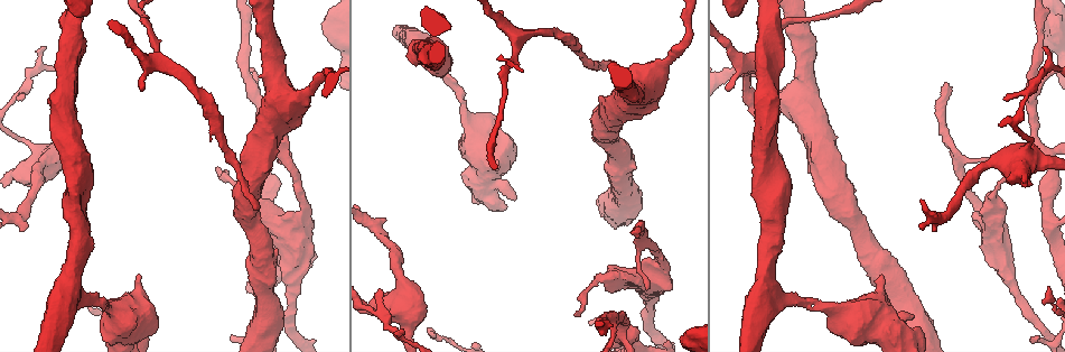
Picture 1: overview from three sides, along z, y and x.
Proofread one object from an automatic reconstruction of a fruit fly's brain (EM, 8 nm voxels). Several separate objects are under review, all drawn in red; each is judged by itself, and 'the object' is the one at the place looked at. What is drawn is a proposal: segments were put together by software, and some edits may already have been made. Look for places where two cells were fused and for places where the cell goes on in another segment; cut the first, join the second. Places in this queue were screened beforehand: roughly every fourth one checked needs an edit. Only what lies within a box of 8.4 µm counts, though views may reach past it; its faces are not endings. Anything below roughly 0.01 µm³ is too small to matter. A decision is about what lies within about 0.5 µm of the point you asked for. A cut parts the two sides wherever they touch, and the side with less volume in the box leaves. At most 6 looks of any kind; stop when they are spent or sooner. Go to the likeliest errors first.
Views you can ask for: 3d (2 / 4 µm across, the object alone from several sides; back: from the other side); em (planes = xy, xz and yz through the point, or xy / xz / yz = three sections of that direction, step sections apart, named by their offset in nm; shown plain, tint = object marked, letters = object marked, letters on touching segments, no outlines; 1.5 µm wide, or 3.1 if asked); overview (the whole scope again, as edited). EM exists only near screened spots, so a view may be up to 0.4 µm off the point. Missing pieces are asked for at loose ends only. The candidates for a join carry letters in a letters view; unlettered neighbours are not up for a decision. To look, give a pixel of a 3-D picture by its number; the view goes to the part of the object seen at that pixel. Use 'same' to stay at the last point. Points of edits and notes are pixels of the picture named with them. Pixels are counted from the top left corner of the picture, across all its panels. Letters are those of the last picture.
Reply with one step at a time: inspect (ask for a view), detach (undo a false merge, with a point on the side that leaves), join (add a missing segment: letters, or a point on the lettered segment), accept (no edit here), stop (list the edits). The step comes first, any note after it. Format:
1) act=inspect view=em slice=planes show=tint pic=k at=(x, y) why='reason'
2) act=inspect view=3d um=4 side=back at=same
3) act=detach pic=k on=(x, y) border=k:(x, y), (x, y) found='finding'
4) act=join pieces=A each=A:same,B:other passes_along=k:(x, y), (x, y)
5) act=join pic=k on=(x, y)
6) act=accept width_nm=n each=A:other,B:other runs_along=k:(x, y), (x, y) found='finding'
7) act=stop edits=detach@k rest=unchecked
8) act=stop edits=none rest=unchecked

act=inspect view=3d um=2 pic=1 at=(913, 318) why='branch stops here'

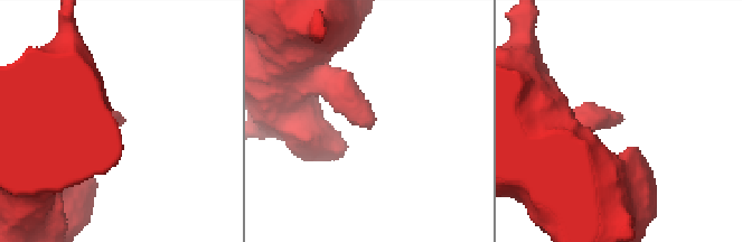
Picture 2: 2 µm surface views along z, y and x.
act=inspect view=em slice=planes show=letters pic=2 at=(120, 121) why='now the EM'

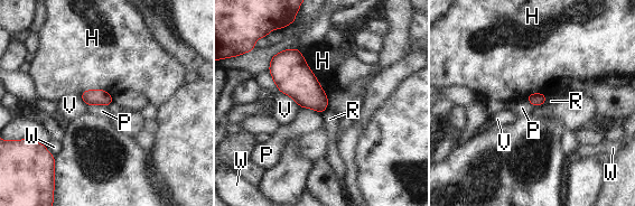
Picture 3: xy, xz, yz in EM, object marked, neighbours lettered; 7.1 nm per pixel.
act=accept each=H:other,P:other,R:other,V:other,W:other border=3:(548, 97), (535, 106) found='no lettered segment goes on from it'

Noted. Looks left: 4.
act=inspect view=3d um=2 pic=1 at=(290, 151) why='tapers out'

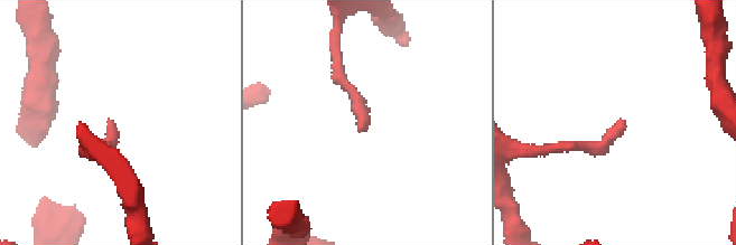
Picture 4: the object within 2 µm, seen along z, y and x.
act=inspect view=em slice=planes show=letters pic=4 at=(361, 128)

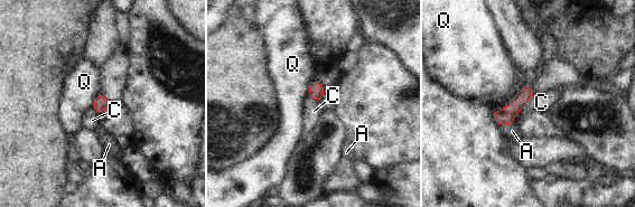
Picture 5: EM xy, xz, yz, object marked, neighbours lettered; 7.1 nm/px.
act=join pieces=A width_nm=100 each=A:same,C:other,Q:other passes_along=5:(519, 101), (506, 123), (512, 131) found='it goes on there'

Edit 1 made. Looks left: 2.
act=inspect view=em slice=planes show=tint pic=1 at=(373, 311)

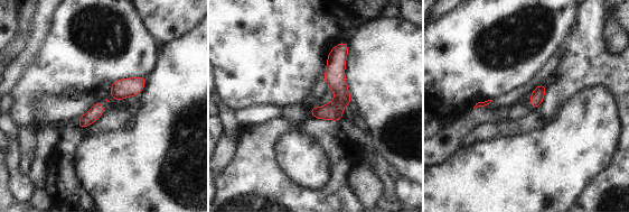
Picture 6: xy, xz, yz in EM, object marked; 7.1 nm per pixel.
act=inspect view=em slice=planes show=letters at=same

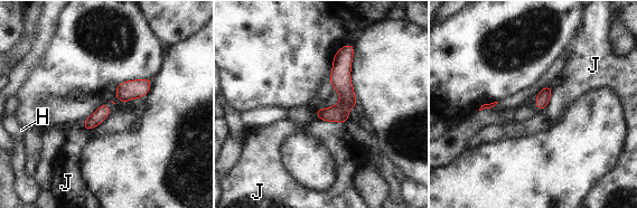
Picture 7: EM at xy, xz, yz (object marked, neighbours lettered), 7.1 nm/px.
act=accept each=H:other,J:other border=7:(110, 114), (92, 128), (83, 129) found='one cell here'

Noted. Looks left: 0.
act=stop edits=join@5 rest=unchecked

